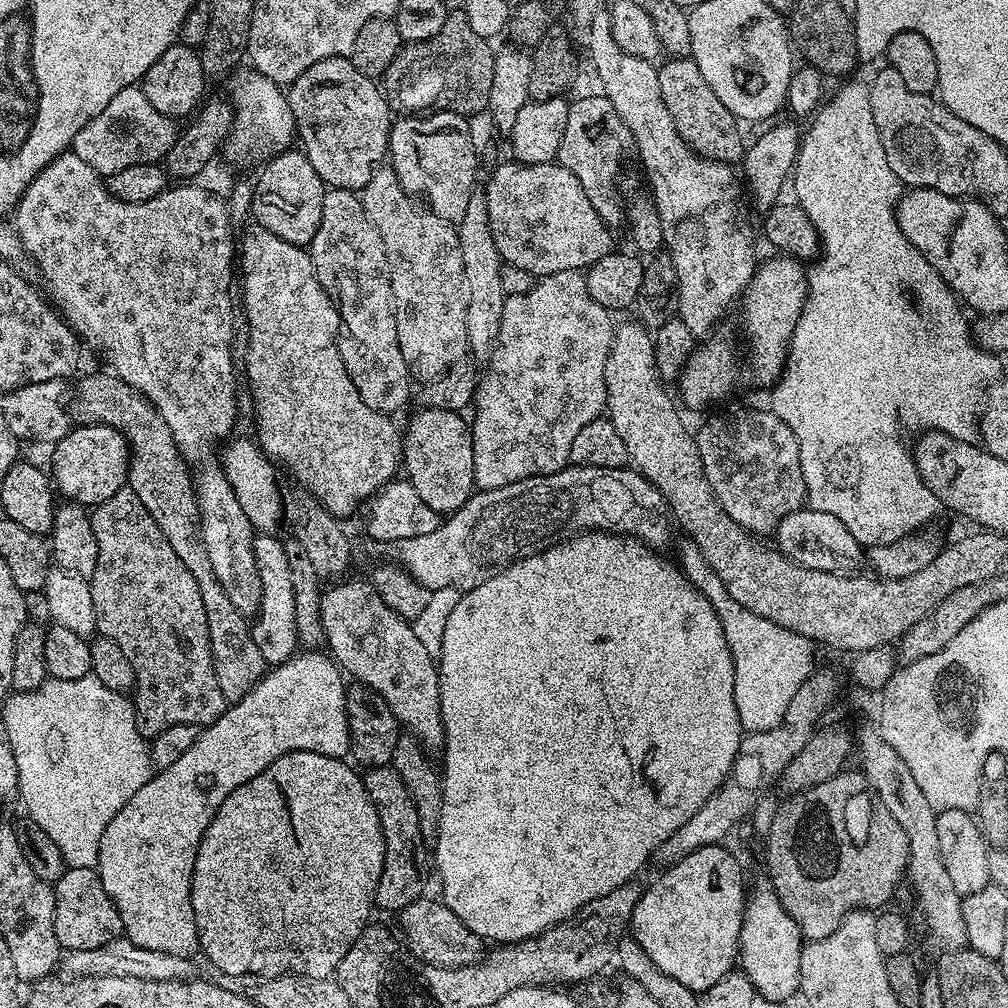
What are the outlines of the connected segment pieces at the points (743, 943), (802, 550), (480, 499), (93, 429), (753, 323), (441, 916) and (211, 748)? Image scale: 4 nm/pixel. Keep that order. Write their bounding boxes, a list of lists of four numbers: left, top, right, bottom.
[[738,887,805,1002],[774,506,866,574],[371,466,674,594],[50,424,130,506],[742,254,808,386],[398,896,486,967],[96,650,349,958]]

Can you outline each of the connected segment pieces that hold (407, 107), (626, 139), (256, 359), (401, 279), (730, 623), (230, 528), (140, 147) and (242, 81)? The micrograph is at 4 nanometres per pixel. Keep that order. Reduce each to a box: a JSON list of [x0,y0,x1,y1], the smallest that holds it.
[[382,10,496,118],[556,94,633,226],[238,226,402,518],[359,167,468,382],[679,538,814,733],[194,463,260,614],[71,87,176,178],[226,71,296,165]]

